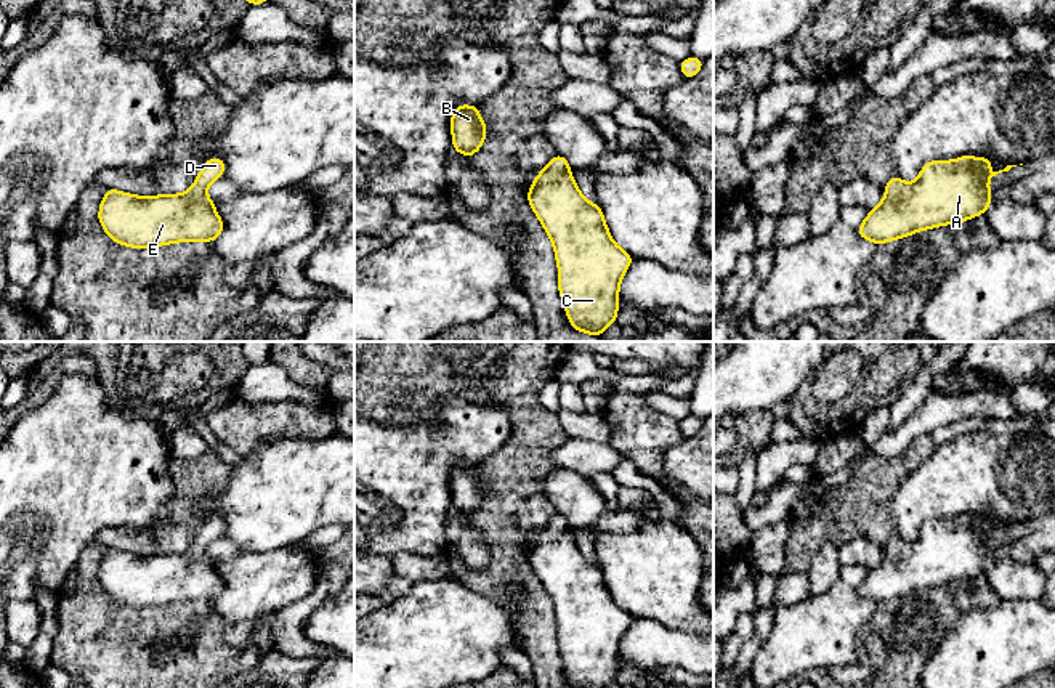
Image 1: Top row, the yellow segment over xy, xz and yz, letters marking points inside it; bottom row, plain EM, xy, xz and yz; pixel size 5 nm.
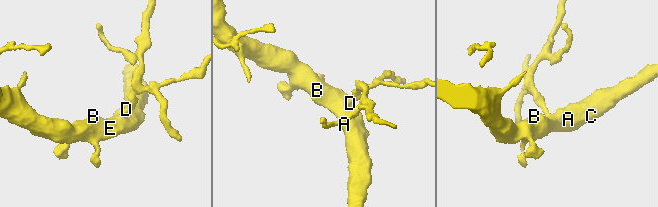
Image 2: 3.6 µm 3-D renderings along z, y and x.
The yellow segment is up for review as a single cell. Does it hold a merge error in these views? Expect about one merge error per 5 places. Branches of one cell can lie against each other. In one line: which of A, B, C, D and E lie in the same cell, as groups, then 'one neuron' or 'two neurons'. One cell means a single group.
groups A B C D E; one neuron

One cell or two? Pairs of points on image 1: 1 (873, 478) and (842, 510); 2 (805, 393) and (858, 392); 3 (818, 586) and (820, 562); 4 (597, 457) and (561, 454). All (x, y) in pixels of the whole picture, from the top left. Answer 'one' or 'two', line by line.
1: one
2: one
3: one
4: one

